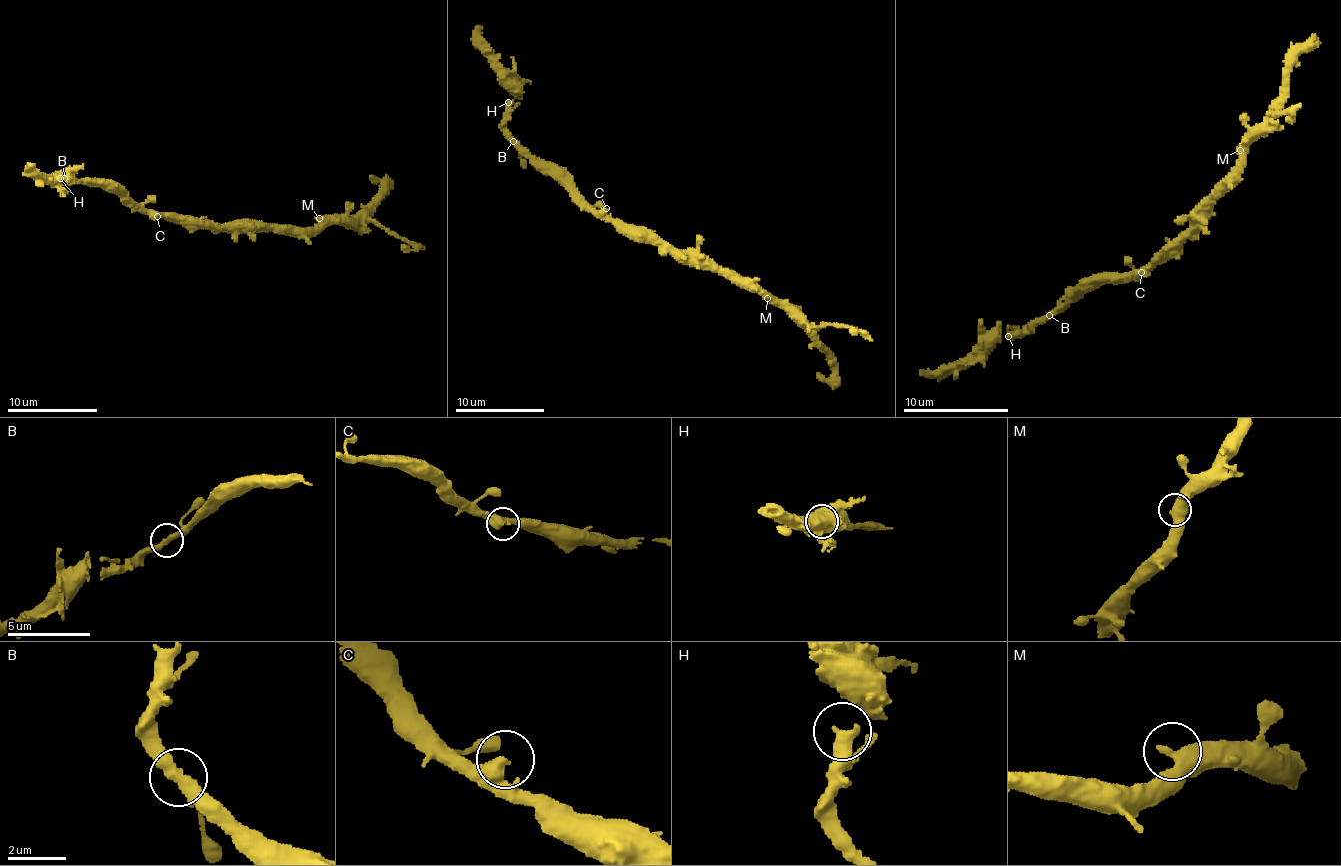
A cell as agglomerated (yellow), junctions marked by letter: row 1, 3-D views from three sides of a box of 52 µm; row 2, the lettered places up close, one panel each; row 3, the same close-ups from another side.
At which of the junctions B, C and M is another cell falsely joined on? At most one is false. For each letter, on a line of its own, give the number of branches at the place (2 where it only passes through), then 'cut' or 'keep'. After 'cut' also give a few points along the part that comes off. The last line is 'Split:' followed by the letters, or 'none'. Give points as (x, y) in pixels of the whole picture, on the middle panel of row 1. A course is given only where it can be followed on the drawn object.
B: 2 | keep
C: 2 | keep
M: 2 | keep
Split: none

